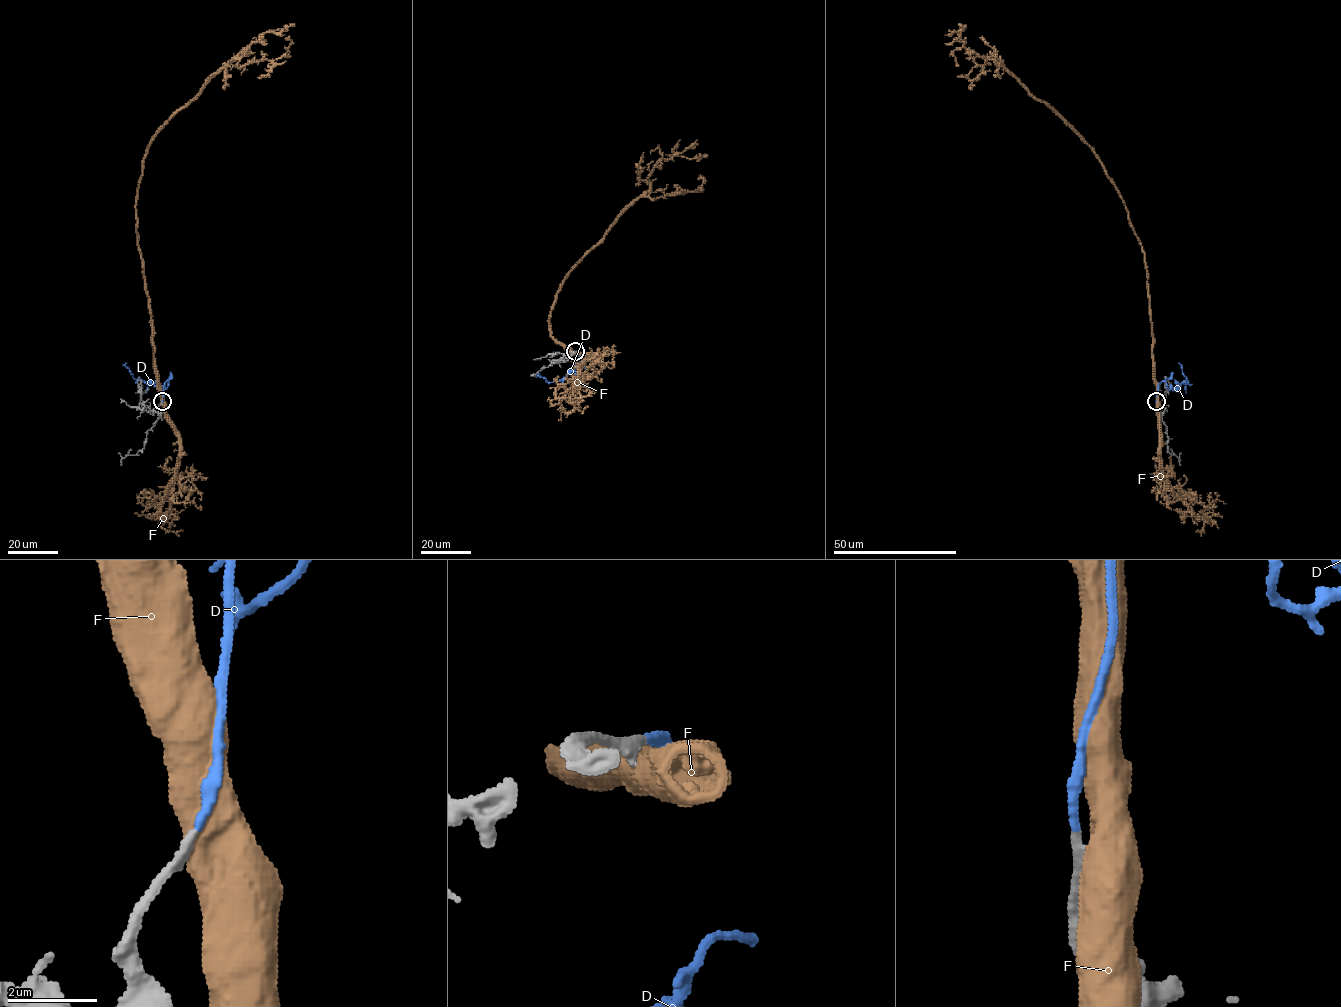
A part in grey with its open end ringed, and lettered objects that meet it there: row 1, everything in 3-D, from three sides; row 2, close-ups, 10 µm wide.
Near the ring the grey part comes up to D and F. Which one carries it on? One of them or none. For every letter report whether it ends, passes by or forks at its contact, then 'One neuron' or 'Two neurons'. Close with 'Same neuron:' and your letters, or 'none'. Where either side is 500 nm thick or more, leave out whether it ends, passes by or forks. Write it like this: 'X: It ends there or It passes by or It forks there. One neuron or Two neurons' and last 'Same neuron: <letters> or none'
D: It ends there. One neuron
F: Two neurons
Same neuron: D

